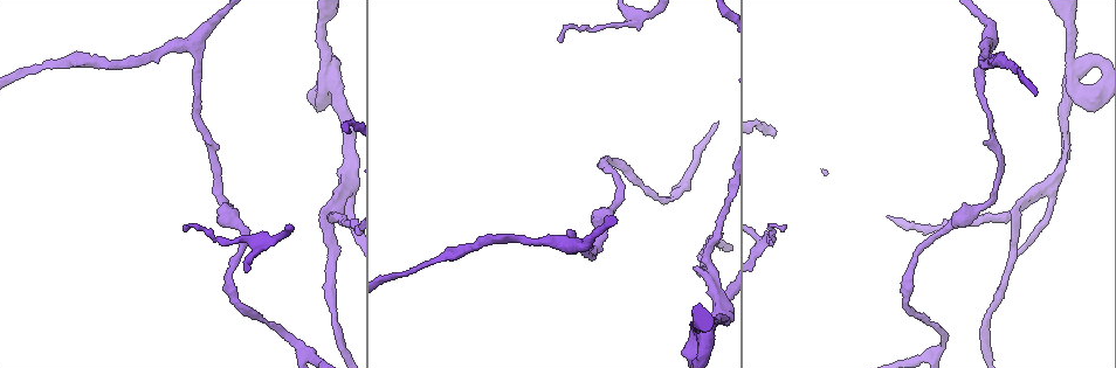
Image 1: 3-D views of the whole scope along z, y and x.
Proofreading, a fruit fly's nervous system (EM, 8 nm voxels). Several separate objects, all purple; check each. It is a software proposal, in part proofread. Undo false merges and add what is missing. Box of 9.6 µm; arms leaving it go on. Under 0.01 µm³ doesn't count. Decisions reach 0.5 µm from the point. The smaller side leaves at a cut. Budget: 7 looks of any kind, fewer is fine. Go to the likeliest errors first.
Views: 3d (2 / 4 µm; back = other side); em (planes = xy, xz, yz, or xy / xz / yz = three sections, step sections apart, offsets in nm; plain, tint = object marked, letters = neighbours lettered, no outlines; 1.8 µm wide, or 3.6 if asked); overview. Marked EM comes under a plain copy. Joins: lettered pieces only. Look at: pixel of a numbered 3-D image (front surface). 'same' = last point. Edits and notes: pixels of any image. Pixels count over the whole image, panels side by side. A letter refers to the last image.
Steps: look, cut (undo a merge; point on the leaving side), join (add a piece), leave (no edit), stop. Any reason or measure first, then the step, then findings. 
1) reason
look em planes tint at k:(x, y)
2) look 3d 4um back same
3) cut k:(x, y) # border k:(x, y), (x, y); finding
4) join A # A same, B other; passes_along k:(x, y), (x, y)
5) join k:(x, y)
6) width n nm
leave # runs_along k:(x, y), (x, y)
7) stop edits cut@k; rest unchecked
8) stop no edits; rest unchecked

thick turns thin
look 3d 2um at 1:(1071, 80)

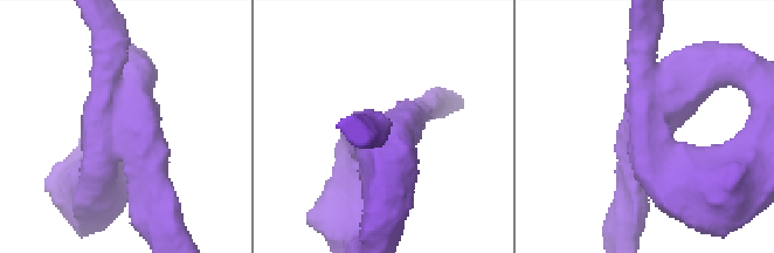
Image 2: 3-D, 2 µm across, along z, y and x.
arms 4; need the tissue
look em planes letters at 2:(648, 139)

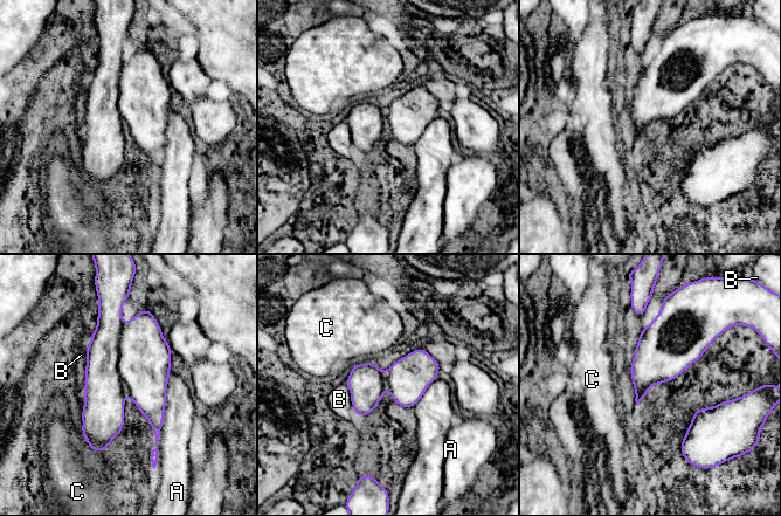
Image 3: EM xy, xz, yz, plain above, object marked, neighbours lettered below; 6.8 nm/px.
longest_contact A 650 nm
leave # A other, B other, C other; border 3:(170, 369), (157, 460); one cell here

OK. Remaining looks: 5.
four-way junction
look 3d 2um at 1:(341, 192)

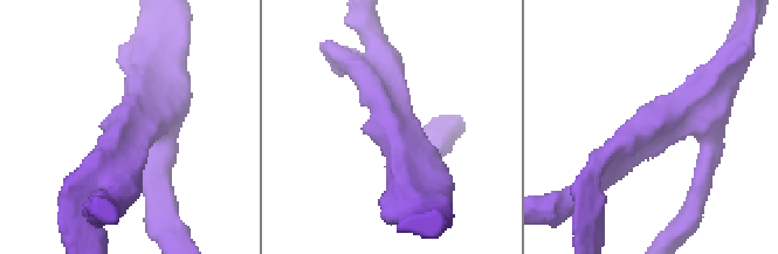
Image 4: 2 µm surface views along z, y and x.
arms 4
look em xy step 8 tint at 4:(664, 120)

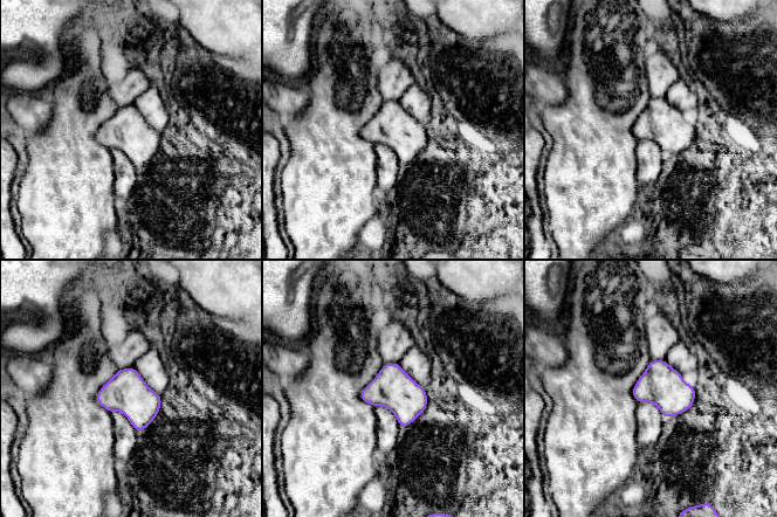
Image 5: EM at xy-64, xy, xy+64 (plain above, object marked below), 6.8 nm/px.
look em planes letters same

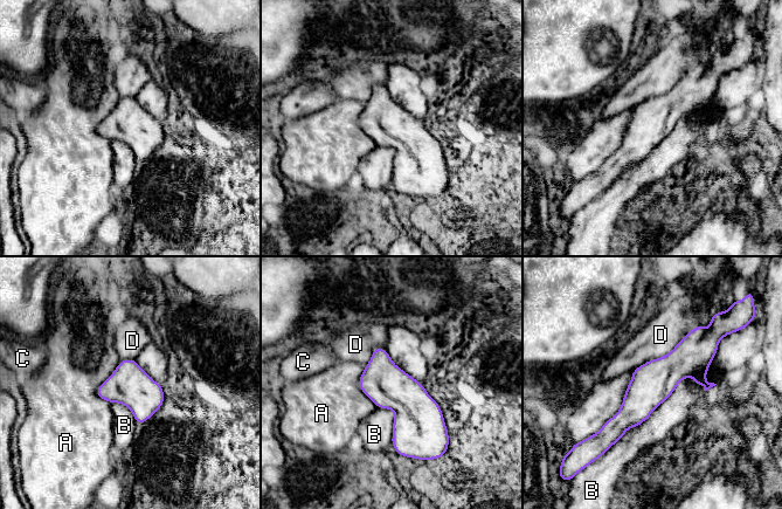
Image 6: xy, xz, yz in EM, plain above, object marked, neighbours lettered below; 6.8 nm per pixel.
leave # A other, B other, C other, D other; border 6:(704, 386), (685, 377), (625, 432); continuous, no second cell

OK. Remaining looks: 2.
look em planes letters at 1:(304, 350)

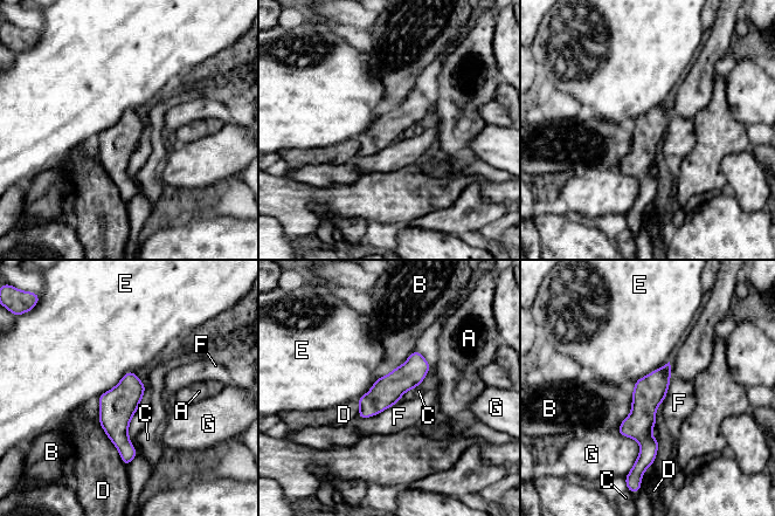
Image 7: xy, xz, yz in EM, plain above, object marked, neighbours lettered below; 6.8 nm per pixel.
width 200 nm
leave # A other, B other, C other, D other, E other, F other, G other; border 7:(135, 371), (127, 371), (98, 397); all the same cell

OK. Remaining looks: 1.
stop no edits; rest unchecked

